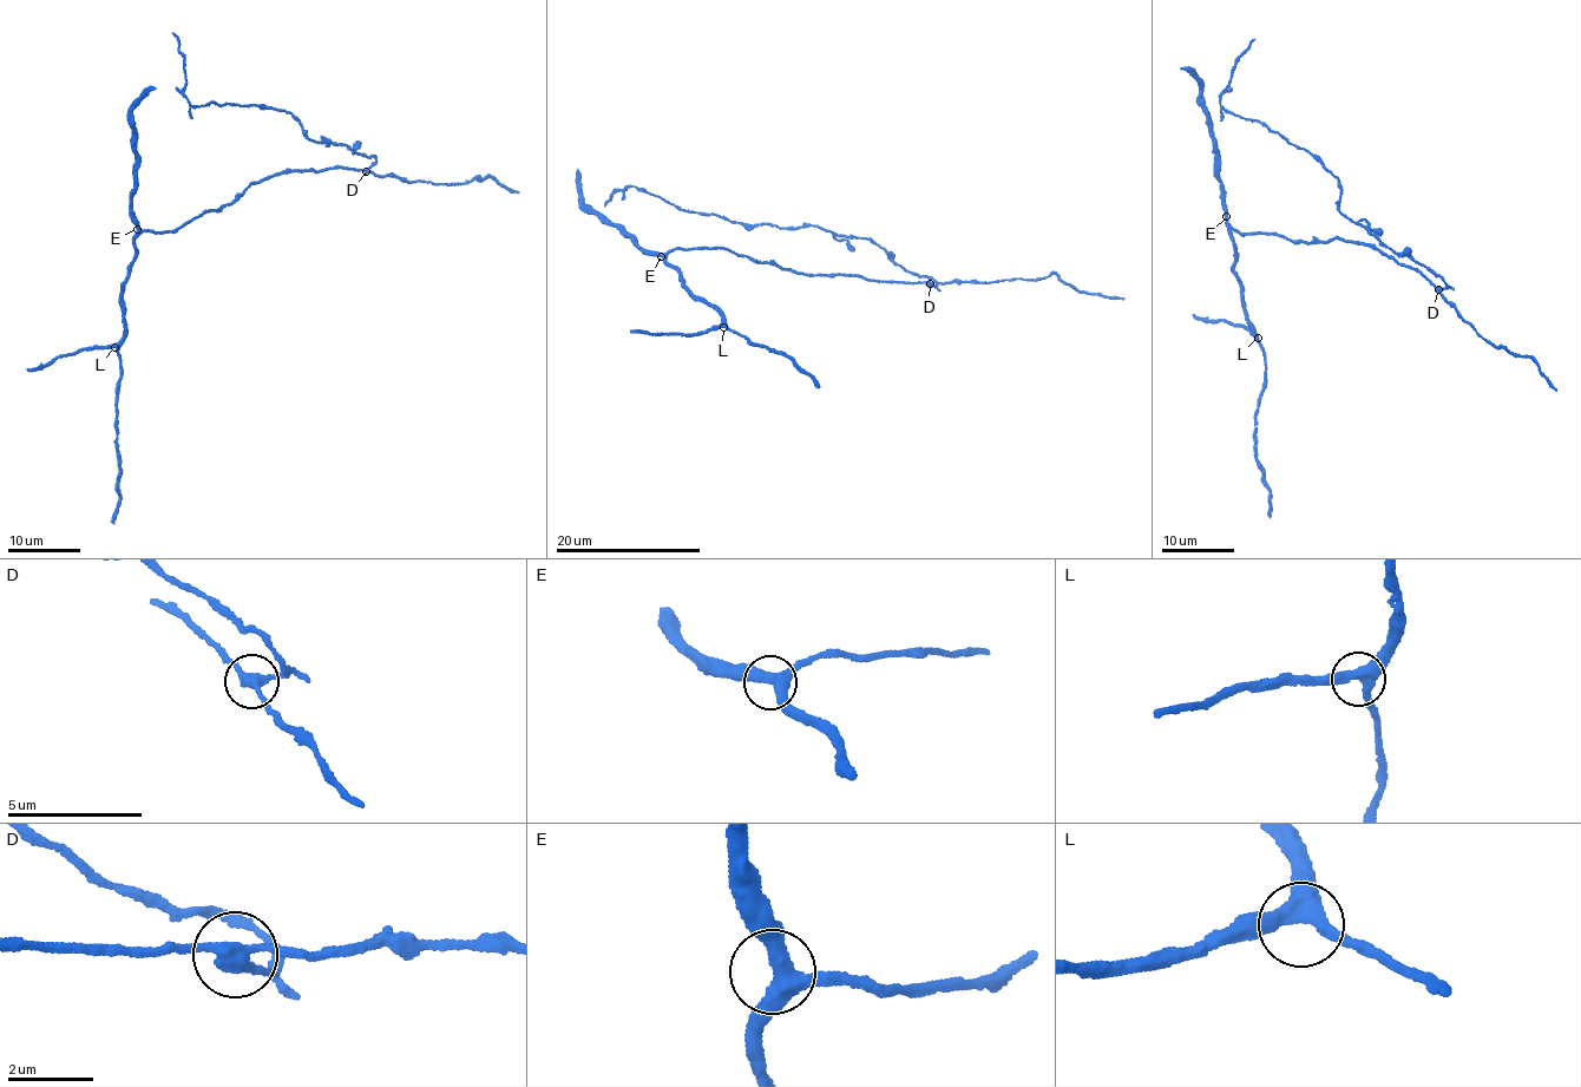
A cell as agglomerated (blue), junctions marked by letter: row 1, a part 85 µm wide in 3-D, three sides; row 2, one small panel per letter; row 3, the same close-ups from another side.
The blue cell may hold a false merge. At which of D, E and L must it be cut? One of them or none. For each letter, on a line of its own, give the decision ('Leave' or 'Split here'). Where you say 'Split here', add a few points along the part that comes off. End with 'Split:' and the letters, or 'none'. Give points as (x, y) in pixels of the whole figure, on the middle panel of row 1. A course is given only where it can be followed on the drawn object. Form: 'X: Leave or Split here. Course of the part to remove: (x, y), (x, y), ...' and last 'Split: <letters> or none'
D: Split here. Course of the part to remove: (929, 283), (865, 237), (812, 224), (745, 226), (681, 211), (634, 185), (617, 189), (605, 205)
E: Leave
L: Leave
Split: D

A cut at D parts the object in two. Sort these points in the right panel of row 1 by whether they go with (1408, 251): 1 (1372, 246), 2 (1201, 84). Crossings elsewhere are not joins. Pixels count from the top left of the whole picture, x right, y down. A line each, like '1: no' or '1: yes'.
1: no
2: no

